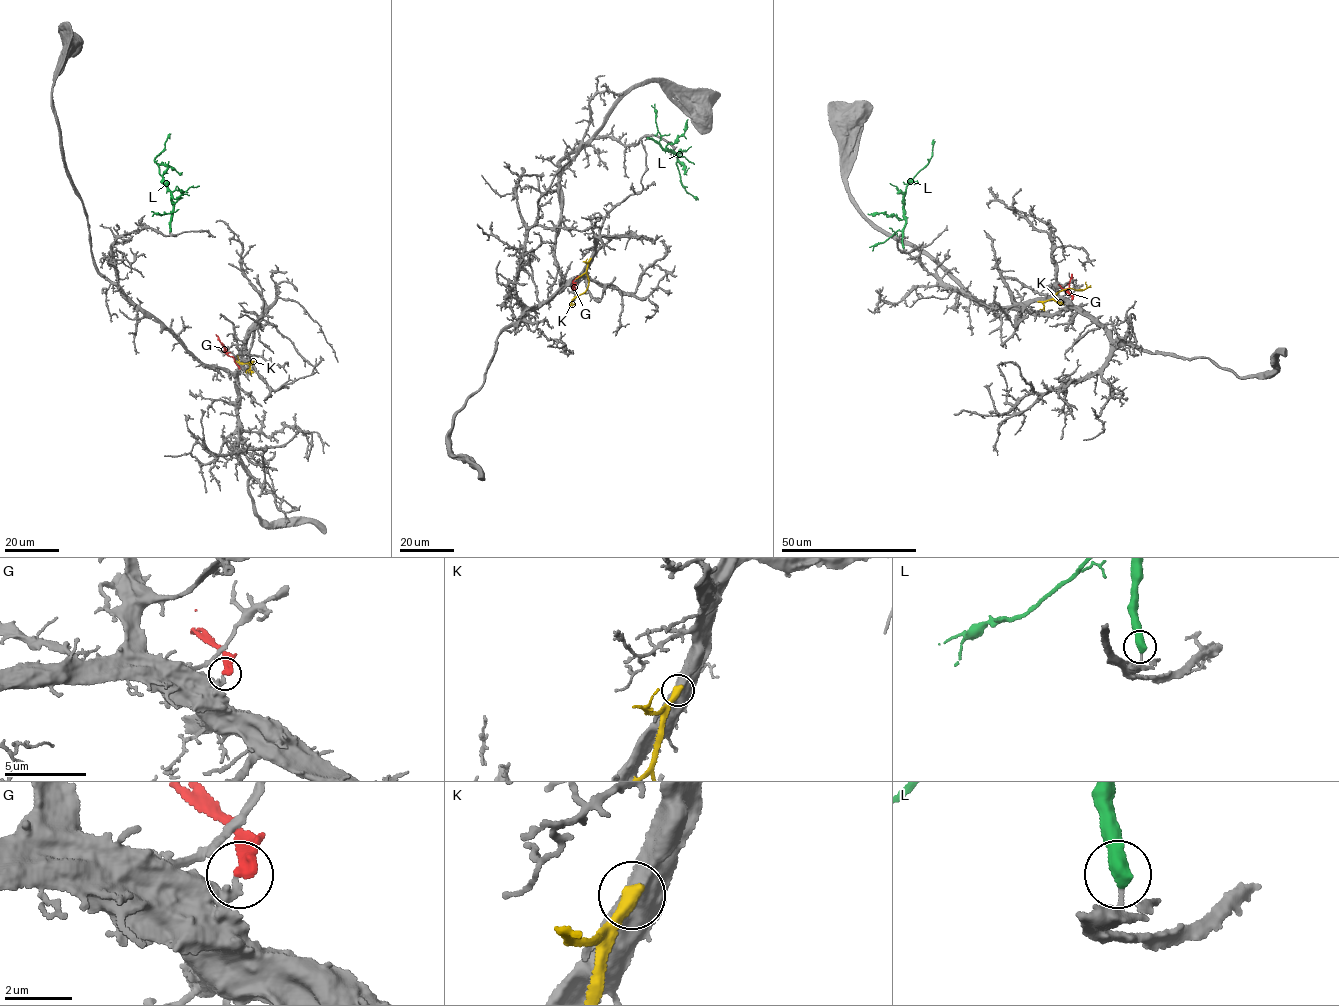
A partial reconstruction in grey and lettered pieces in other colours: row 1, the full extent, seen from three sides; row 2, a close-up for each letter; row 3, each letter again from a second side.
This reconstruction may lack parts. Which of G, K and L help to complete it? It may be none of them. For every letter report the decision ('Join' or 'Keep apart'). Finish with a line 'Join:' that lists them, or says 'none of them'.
G: Keep apart
K: Keep apart
L: Keep apart
Join: none of them

